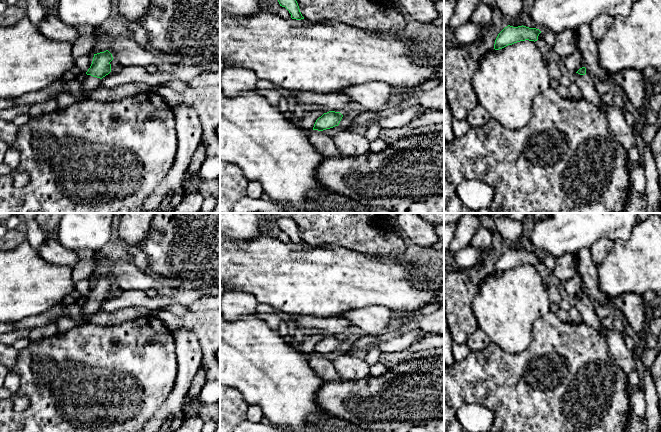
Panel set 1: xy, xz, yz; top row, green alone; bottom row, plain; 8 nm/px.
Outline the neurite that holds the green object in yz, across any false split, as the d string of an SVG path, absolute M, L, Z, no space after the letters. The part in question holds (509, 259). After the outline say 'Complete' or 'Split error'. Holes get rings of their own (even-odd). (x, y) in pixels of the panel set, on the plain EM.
M508 249L498 258L495 264L494 273L499 274L508 269L525 264L535 266L538 264L540 257L541 255L536 252L529 252L523 249L518 251Z. Complete

